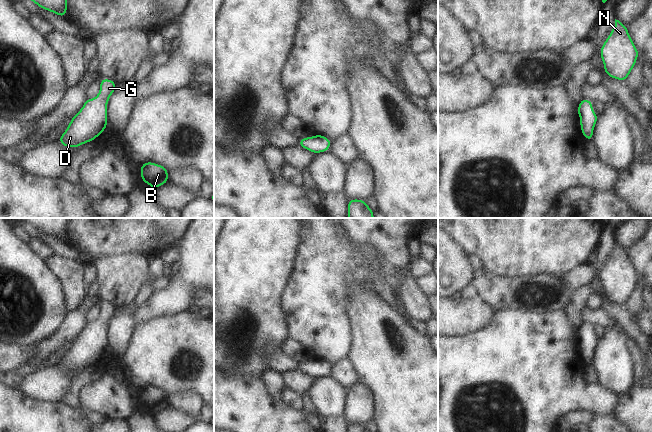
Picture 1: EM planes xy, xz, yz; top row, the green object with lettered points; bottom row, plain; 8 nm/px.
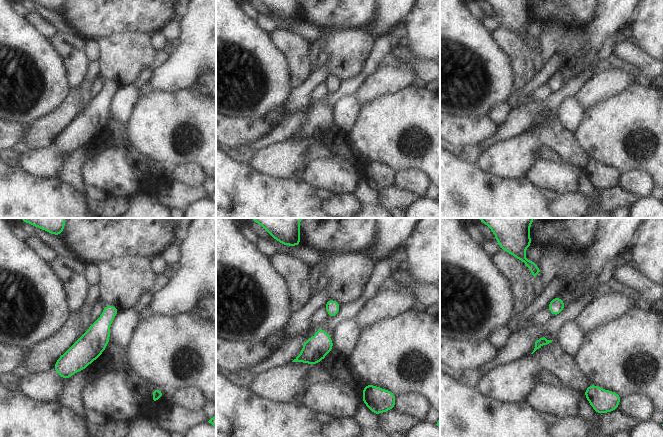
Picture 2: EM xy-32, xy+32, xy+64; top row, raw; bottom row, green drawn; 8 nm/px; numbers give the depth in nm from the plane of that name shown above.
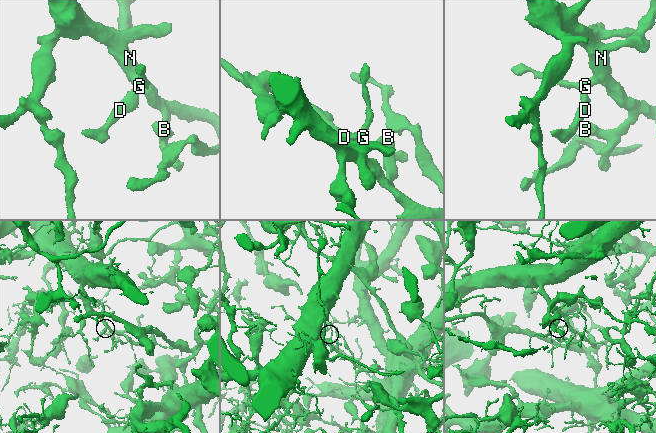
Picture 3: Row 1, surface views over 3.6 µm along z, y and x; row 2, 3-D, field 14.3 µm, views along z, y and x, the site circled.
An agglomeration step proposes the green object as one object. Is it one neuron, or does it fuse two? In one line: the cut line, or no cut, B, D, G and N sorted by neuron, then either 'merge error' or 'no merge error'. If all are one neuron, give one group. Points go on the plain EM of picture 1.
no cut; B D G N; no merge error

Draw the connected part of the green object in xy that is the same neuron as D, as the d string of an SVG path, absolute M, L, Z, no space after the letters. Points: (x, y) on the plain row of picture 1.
M100 302L100 315L94 323L85 323L83 331L74 339L67 353L57 366L67 372L77 372L85 367L94 365L108 349L107 328L116 313L116 306L112 303Z

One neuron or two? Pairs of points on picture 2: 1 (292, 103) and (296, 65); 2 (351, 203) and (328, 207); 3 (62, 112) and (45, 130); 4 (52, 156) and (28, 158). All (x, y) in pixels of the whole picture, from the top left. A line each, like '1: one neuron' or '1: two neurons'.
1: two neurons
2: one neuron
3: one neuron
4: one neuron

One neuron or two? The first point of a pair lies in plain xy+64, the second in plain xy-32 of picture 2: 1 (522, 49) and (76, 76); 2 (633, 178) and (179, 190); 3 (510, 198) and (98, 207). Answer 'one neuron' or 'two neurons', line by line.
1: one neuron
2: two neurons
3: two neurons

